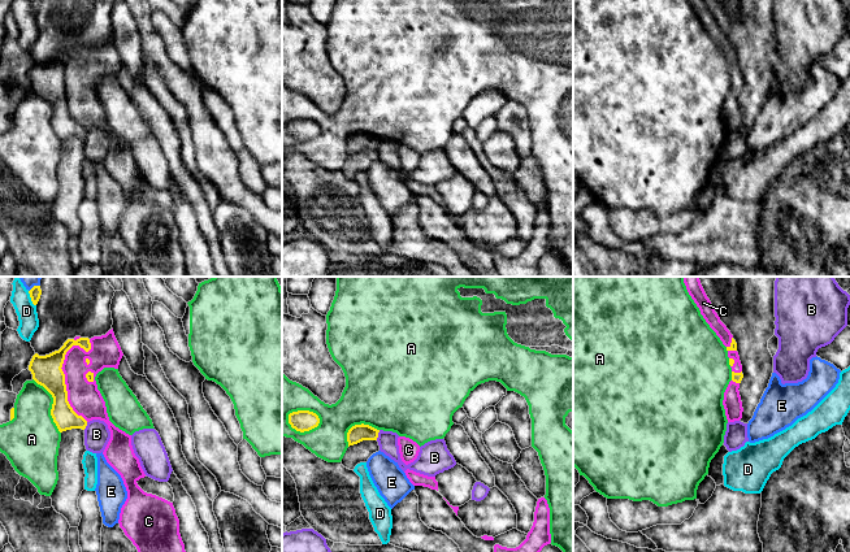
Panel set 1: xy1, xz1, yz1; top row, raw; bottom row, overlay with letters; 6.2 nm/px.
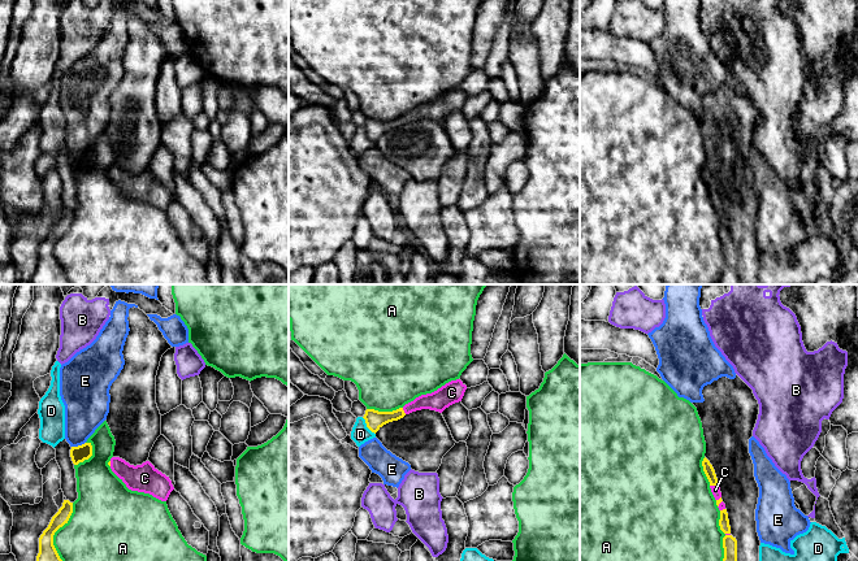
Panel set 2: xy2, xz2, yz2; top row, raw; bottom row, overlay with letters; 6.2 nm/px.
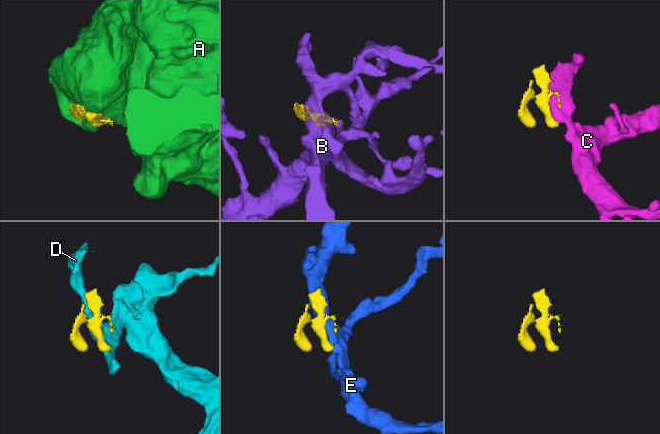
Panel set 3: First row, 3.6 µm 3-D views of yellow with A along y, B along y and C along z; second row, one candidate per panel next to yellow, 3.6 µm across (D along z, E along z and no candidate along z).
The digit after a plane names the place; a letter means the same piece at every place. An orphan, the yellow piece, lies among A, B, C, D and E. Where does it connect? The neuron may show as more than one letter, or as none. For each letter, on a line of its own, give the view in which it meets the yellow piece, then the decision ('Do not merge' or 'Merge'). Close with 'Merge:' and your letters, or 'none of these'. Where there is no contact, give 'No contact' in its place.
A: Touches yellow in xz1. Do not merge
B: Touches yellow in xz1. Do not merge
C: Touches yellow in xy1. Merge
D: Touches yellow in xz2. Do not merge
E: Touches yellow in xy2. Do not merge
Merge: C

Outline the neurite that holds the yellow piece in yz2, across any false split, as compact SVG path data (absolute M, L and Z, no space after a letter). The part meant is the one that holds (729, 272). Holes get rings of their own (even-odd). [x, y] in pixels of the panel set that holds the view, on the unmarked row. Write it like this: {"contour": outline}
{"contour": "M705 166L702 170L703 181L710 191L711 201L716 209L716 214L720 219L719 235L725 243L723 247L724 268L723 274L718 284L738 284L737 277L737 249L731 244L731 235L728 229L728 222L725 213L722 209L720 196L718 193L718 187L715 179L710 170Z"}

